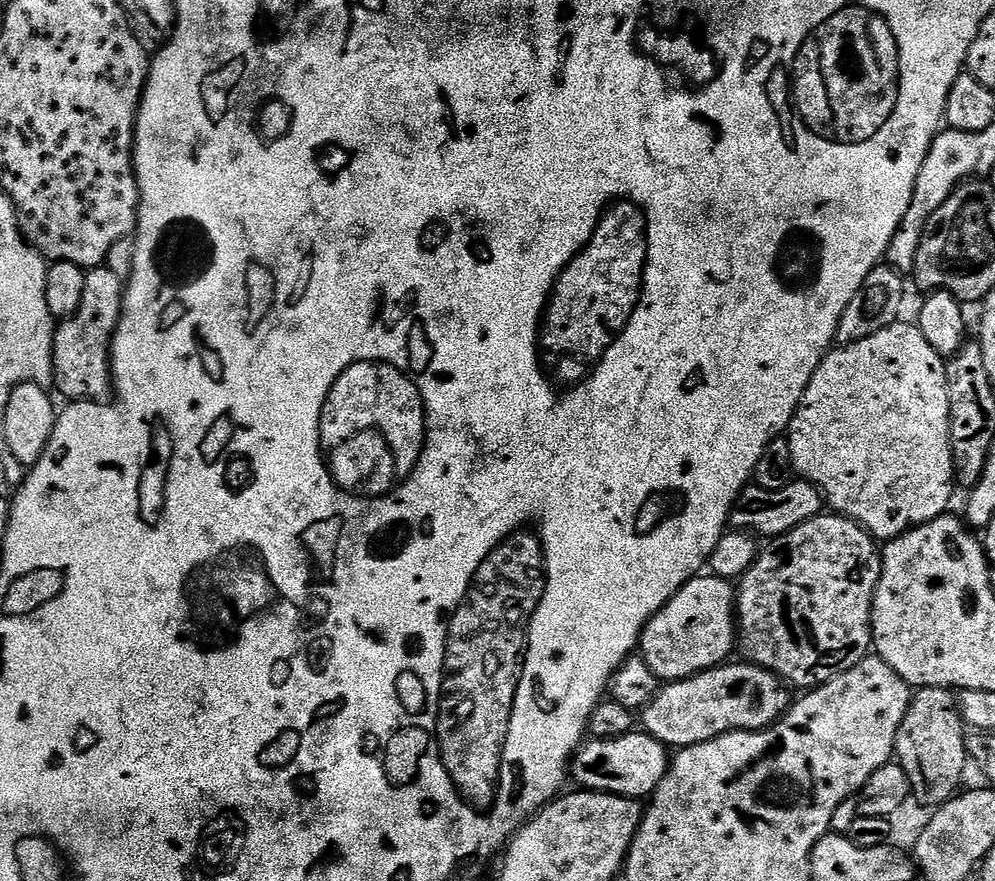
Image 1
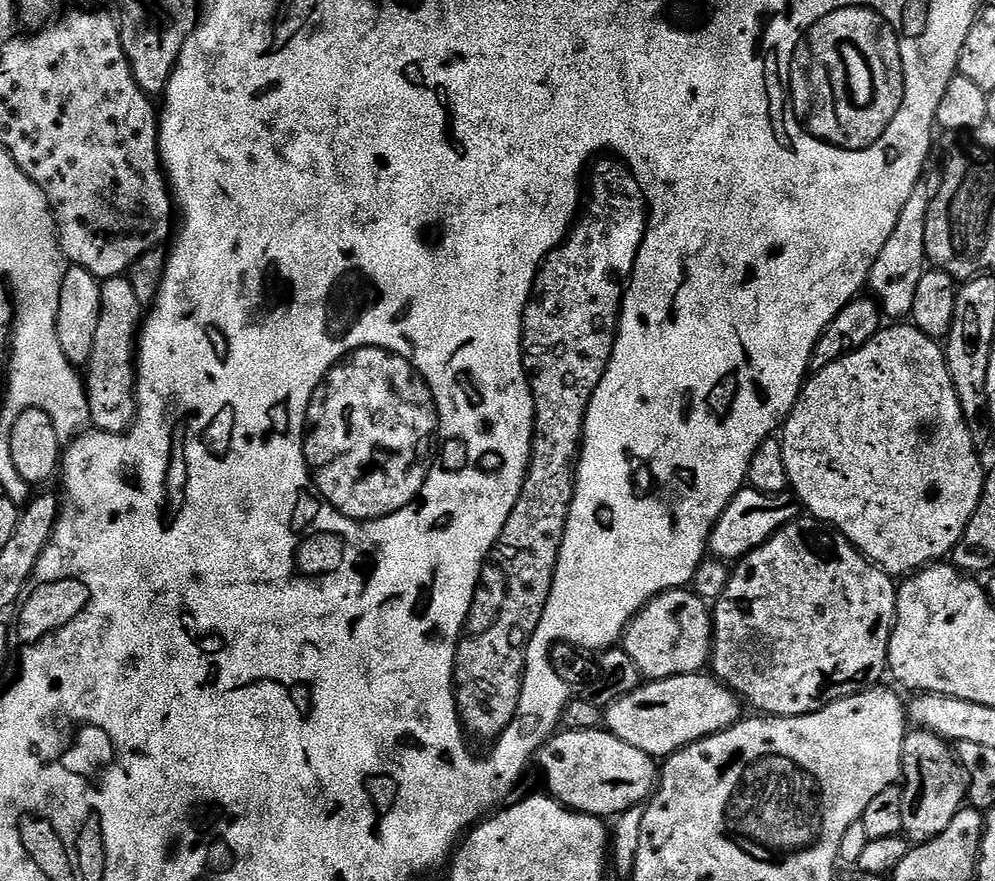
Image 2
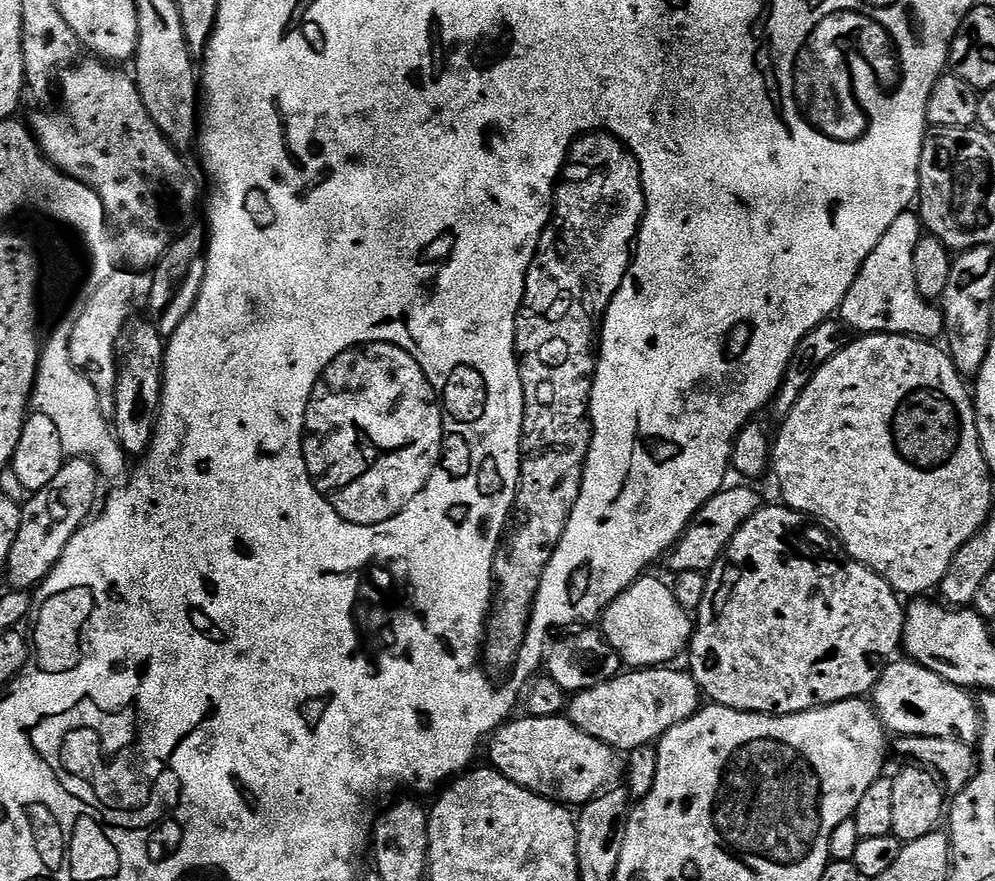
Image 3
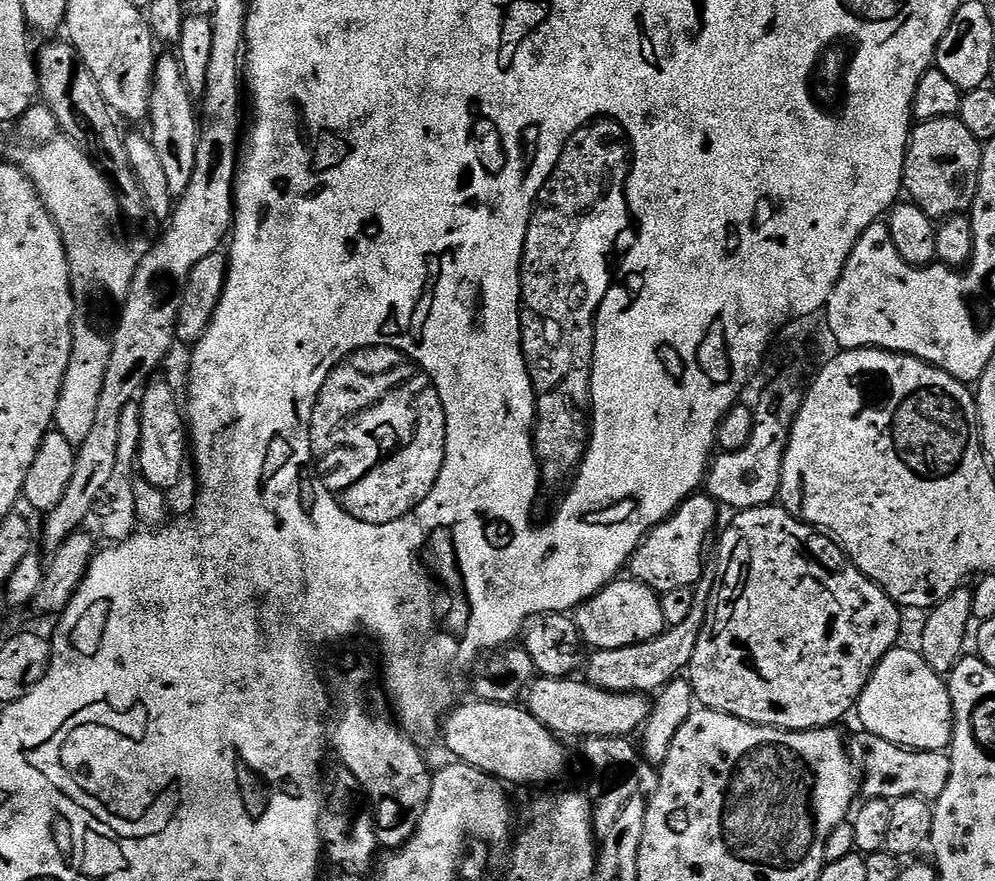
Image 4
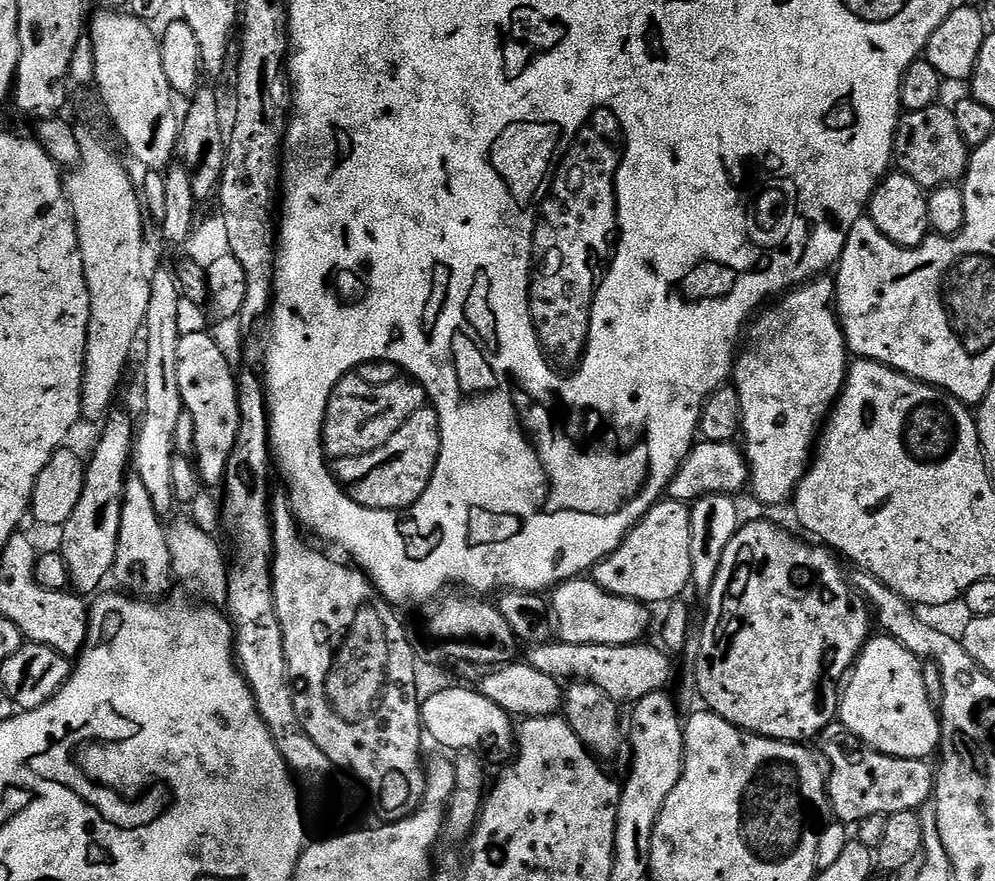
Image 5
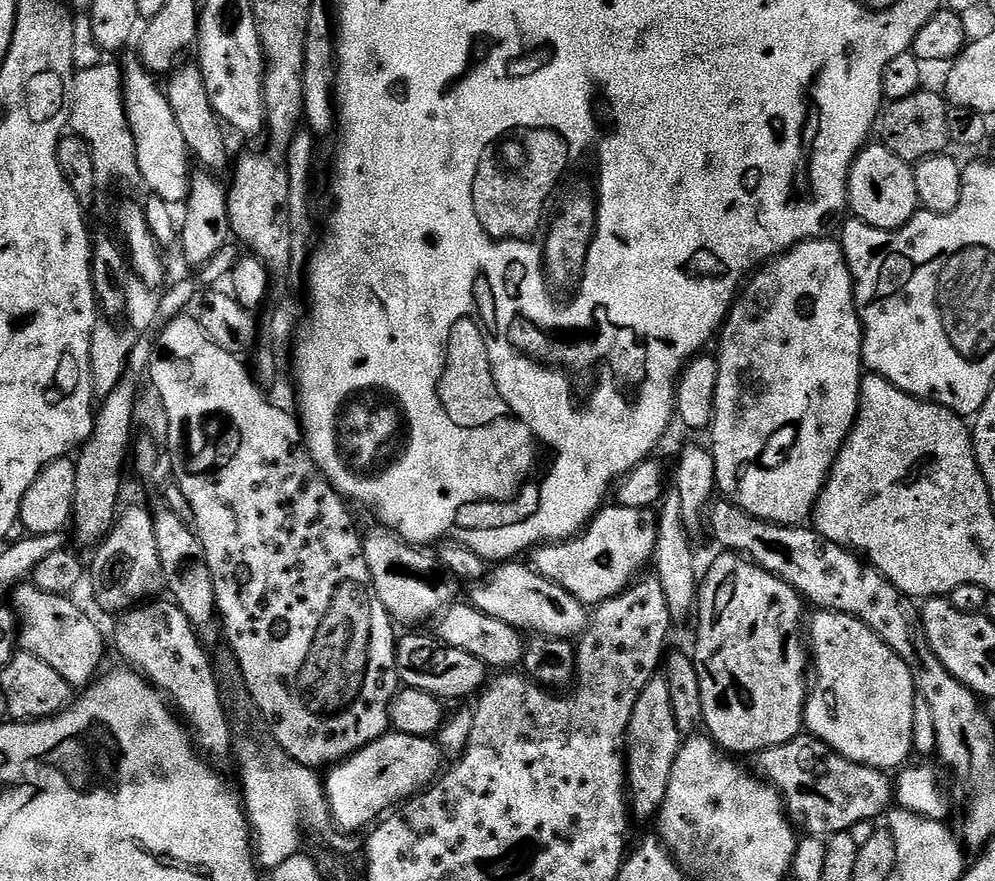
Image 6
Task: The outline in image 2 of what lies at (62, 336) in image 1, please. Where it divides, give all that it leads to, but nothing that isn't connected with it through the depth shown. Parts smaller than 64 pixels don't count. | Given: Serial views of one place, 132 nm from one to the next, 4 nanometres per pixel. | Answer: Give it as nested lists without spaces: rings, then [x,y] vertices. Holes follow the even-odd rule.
[[[113,276],[100,285],[100,317],[98,330],[94,330],[94,346],[83,373],[84,388],[88,392],[88,414],[93,429],[100,432],[127,433],[136,422],[136,358],[138,337],[146,308],[140,305],[140,296],[134,285],[124,276]]]

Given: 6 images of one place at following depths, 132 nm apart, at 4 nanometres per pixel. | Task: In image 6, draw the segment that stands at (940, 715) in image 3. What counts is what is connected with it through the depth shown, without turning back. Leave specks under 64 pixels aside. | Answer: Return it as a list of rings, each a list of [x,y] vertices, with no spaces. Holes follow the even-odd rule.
[[[827,610],[817,611],[815,615],[810,620],[814,687],[804,707],[804,728],[850,762],[885,770],[907,765],[908,755],[914,752],[912,739],[918,697],[916,679],[908,663],[858,617]]]

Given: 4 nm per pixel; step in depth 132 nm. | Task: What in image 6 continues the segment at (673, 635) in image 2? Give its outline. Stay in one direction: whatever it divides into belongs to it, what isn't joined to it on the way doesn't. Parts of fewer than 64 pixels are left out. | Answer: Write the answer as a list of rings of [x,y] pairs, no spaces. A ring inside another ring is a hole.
[[[500,562],[487,573],[486,579],[471,585],[472,607],[490,618],[498,618],[521,630],[533,628],[533,633],[575,641],[584,635],[590,623],[589,609],[562,586],[542,578],[527,563]]]

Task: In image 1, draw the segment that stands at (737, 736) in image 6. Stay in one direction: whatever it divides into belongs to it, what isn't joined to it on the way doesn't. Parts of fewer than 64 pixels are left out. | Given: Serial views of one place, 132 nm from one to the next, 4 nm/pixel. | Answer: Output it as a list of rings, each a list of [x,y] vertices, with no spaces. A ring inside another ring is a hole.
[[[835,514],[810,518],[769,544],[738,581],[738,652],[747,663],[765,668],[793,689],[819,688],[858,666],[873,651],[872,599],[880,581],[881,549],[861,524]]]

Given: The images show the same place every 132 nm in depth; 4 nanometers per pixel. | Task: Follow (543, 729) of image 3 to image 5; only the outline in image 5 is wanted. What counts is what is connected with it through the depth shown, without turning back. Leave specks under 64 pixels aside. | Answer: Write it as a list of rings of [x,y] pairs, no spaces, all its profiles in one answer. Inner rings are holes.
[[[475,687],[444,688],[433,696],[425,695],[420,706],[420,723],[423,731],[432,735],[433,745],[453,753],[475,752],[504,756],[514,748],[514,720],[502,706],[490,702]]]

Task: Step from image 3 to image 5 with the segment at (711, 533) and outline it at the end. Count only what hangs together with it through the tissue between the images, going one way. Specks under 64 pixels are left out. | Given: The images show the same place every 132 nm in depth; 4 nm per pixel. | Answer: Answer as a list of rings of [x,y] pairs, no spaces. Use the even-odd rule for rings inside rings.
[[[667,498],[661,499],[655,504],[653,508],[644,515],[635,526],[630,529],[626,534],[626,538],[616,547],[613,552],[604,560],[599,560],[596,563],[595,568],[592,569],[590,576],[591,579],[596,581],[596,585],[602,590],[606,590],[610,594],[615,596],[621,596],[622,598],[630,598],[636,600],[642,605],[653,606],[652,604],[661,604],[661,606],[667,605],[669,602],[681,599],[685,594],[684,591],[689,591],[692,583],[692,571],[690,570],[690,514],[692,513],[691,507],[683,500],[669,500]]]

